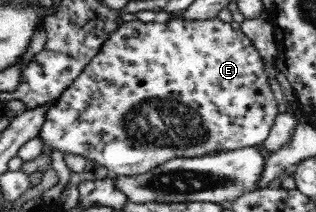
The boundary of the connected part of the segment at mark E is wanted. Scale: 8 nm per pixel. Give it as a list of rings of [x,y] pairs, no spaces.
[[[216,17],[191,21],[175,18],[169,19],[165,23],[158,23],[154,20],[145,23],[135,19],[121,24],[109,35],[109,39],[105,40],[103,47],[97,52],[97,55],[93,56],[89,65],[85,66],[75,81],[56,99],[52,108],[46,113],[46,120],[40,129],[40,136],[43,144],[47,143],[59,151],[81,155],[93,162],[97,161],[99,165],[106,167],[110,174],[116,175],[139,175],[177,157],[190,158],[209,153],[256,147],[262,145],[268,138],[275,117],[279,113],[278,103],[269,80],[269,77],[263,72],[261,54],[254,43],[241,30],[234,29],[229,22]]]

